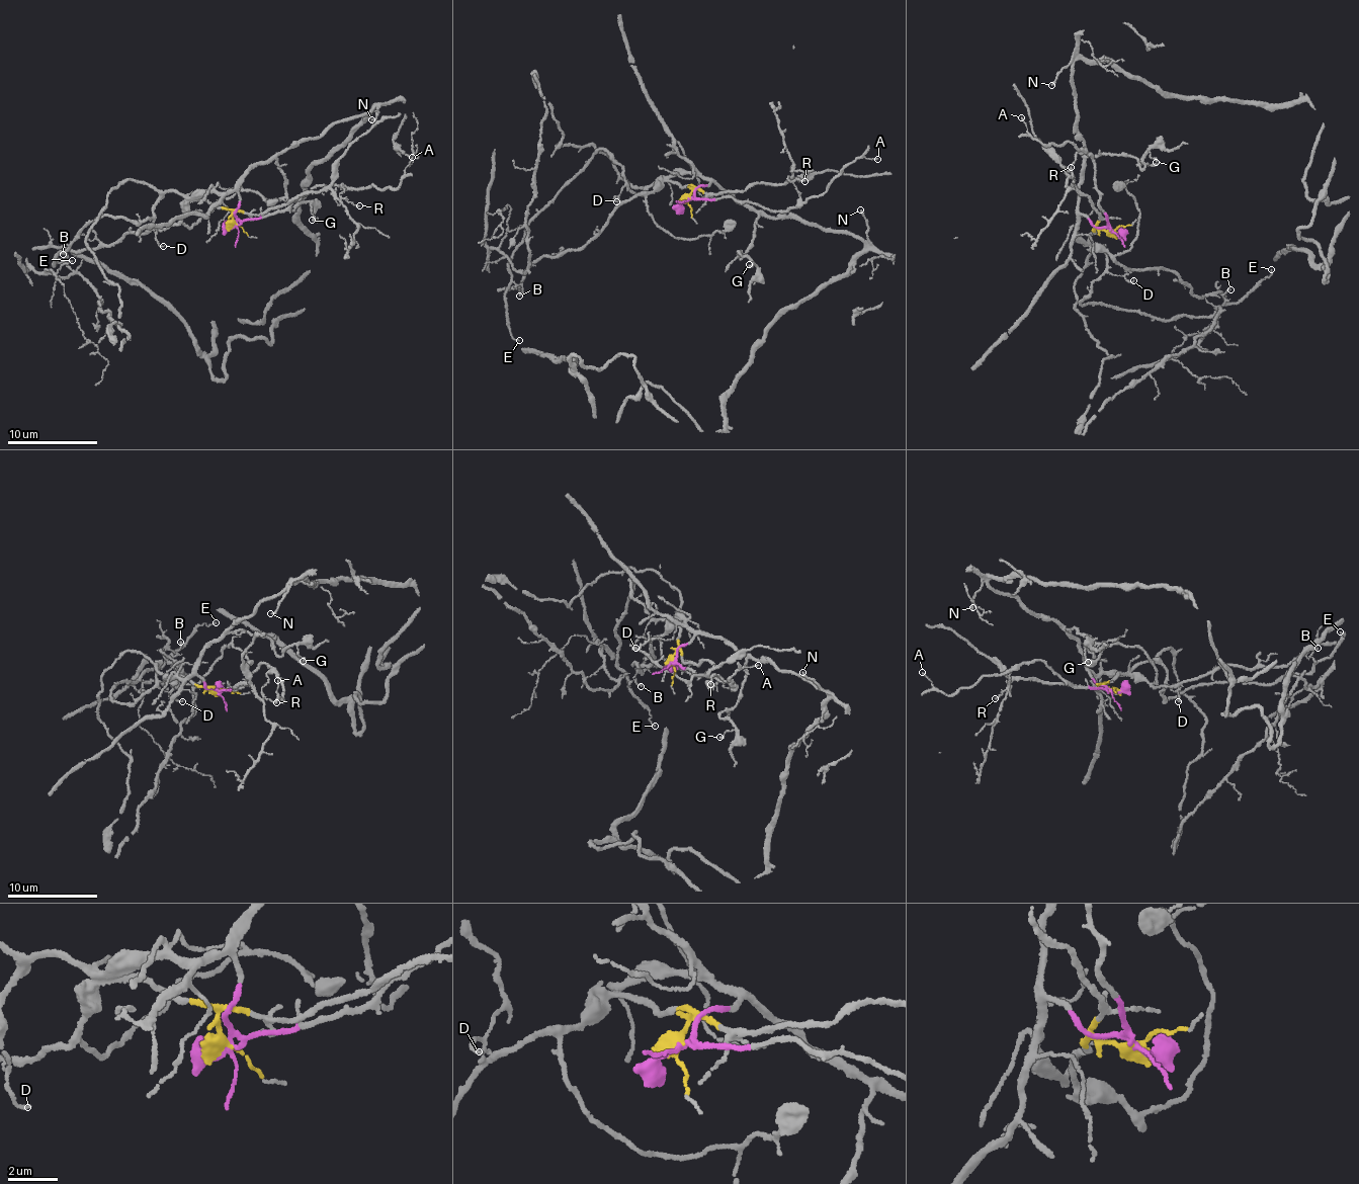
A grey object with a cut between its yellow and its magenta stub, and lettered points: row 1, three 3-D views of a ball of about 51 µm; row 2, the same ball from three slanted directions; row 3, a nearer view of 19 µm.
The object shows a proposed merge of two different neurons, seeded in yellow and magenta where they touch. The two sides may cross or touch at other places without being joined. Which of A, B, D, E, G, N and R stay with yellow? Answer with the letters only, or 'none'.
none

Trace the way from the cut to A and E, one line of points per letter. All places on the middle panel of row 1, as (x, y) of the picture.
A: (689, 197), (730, 195), (777, 210), (801, 205), (808, 198), (825, 194), (846, 163), (862, 157), (878, 159)
E: (689, 197), (707, 179), (661, 177), (638, 192), (600, 149), (592, 154), (511, 257), (505, 299), (518, 341)

